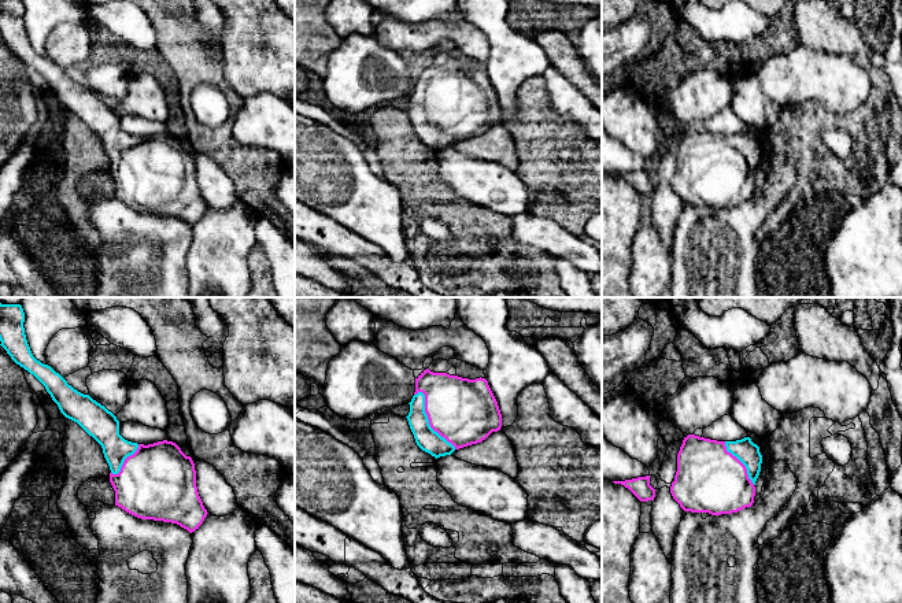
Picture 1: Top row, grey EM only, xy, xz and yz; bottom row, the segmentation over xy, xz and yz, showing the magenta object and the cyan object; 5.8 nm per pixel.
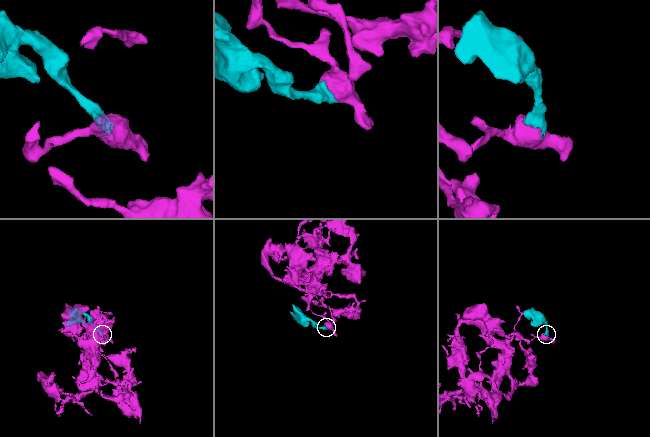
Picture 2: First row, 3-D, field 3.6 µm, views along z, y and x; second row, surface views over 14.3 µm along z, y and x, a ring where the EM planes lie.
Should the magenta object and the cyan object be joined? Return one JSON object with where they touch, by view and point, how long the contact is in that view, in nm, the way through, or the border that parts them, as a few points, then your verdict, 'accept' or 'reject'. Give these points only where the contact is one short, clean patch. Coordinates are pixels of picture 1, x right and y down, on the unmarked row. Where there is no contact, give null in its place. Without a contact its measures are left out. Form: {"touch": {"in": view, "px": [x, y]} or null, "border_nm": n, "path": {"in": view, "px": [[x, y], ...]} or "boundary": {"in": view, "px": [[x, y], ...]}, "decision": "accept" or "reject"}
{"touch": {"in": "xz", "px": [428, 111]}, "border_nm": 400, "decision": "accept"}

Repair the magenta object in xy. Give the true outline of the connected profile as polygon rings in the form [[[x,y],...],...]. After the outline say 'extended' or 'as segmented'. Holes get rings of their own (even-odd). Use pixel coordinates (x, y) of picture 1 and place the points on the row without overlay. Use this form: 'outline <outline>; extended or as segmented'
outline [[[0,0],[0,34],[11,52],[33,67],[58,97],[60,106],[77,115],[103,141],[110,159],[110,175],[115,184],[115,199],[141,211],[177,217],[189,226],[199,222],[207,210],[207,203],[196,180],[196,163],[191,149],[186,149],[173,134],[137,137],[119,127],[119,114],[104,99],[74,82],[51,59],[37,53],[25,27],[25,5],[22,0]]]; extended

